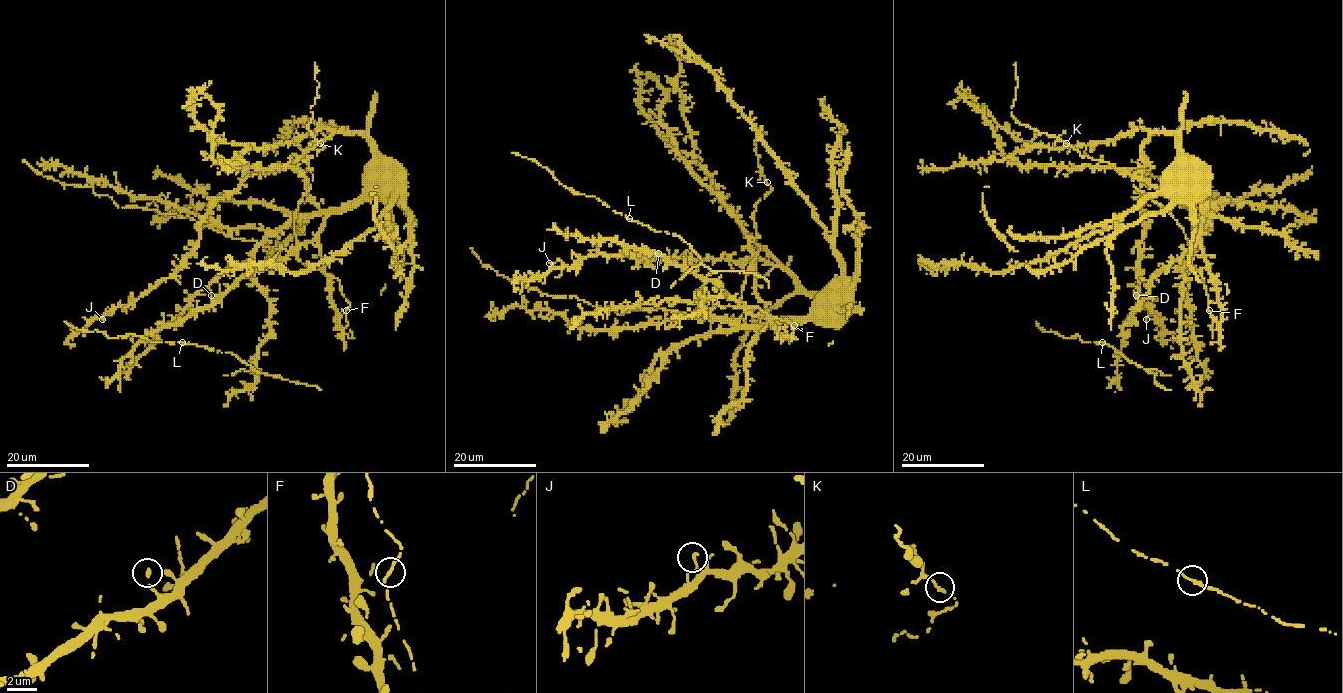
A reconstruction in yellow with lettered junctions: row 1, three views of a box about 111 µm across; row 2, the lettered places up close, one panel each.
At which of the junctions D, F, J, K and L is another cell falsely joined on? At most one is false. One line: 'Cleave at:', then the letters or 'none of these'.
Cleave at: none of these

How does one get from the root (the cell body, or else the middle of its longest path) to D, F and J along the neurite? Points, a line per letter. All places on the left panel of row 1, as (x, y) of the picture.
D: (365, 173), (364, 192), (348, 207), (335, 208), (311, 240), (264, 269), (250, 270), (217, 301), (211, 295)
F: (365, 173), (364, 192), (335, 208), (324, 228), (292, 251), (338, 279), (346, 310)
J: (365, 173), (372, 145), (333, 133), (277, 170), (250, 174), (212, 206), (170, 276), (102, 319)

